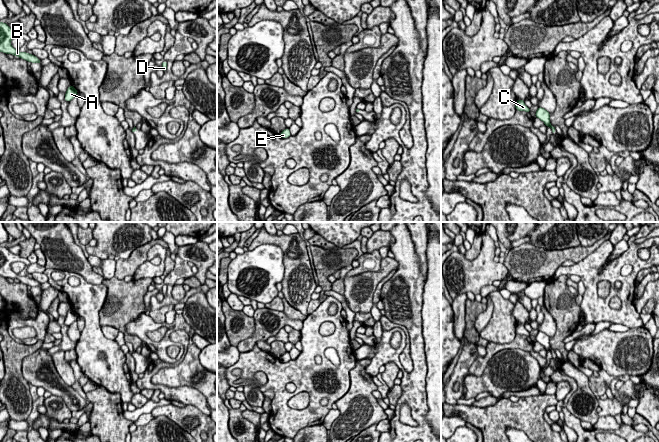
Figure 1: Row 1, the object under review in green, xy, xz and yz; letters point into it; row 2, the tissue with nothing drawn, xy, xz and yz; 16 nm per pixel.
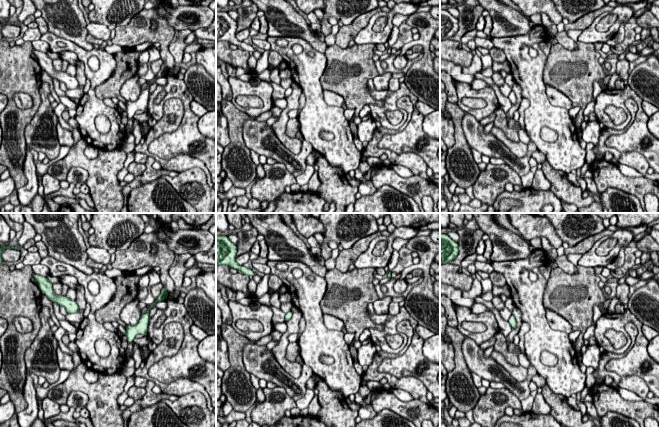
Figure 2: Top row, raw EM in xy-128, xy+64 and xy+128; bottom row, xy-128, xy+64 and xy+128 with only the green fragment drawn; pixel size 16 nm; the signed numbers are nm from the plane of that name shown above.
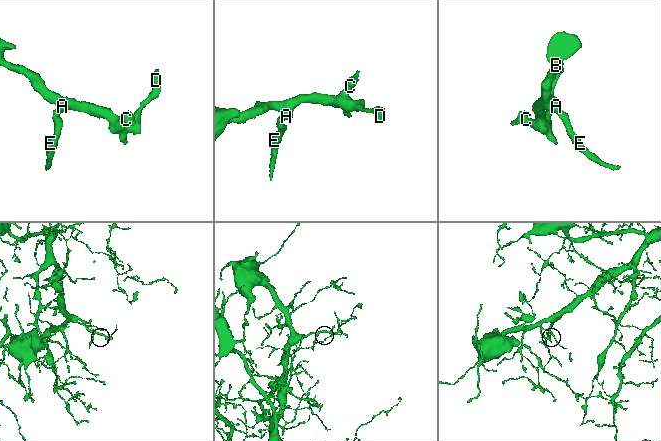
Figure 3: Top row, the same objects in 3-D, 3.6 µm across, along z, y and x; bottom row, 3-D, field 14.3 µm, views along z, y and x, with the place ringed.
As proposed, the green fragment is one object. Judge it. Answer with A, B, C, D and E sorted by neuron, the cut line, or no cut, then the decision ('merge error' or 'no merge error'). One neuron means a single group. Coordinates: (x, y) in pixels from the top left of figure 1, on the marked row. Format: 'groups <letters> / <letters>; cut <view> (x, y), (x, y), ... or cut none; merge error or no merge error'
groups A B C D E; cut none; no merge error

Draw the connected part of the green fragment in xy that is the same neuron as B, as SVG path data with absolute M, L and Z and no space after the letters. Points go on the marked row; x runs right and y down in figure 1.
M0 21L0 52L5 54L12 54L19 58L26 60L31 63L39 63L41 64L40 59L38 59L33 54L29 54L27 52L19 52L11 45L11 40L15 37L24 37L25 34L22 34L20 31L13 30L9 27L8 24Z

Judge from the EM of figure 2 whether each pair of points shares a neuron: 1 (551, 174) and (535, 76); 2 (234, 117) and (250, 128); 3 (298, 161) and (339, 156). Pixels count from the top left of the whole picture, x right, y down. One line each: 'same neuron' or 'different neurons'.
1: different neurons
2: different neurons
3: different neurons

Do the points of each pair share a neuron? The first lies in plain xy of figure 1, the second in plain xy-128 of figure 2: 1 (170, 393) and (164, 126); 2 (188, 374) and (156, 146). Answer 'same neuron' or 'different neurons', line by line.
1: same neuron
2: same neuron

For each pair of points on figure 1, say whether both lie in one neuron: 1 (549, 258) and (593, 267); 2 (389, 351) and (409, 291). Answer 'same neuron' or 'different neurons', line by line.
1: different neurons
2: same neuron

